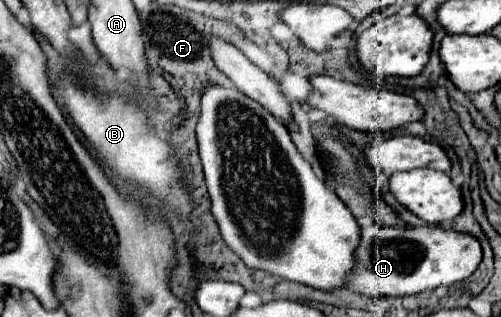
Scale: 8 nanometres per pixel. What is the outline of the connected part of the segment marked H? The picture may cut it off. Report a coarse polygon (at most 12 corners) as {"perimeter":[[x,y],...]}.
{"perimeter":[[439,226],[361,230],[349,284],[419,294],[469,278],[475,236]]}

